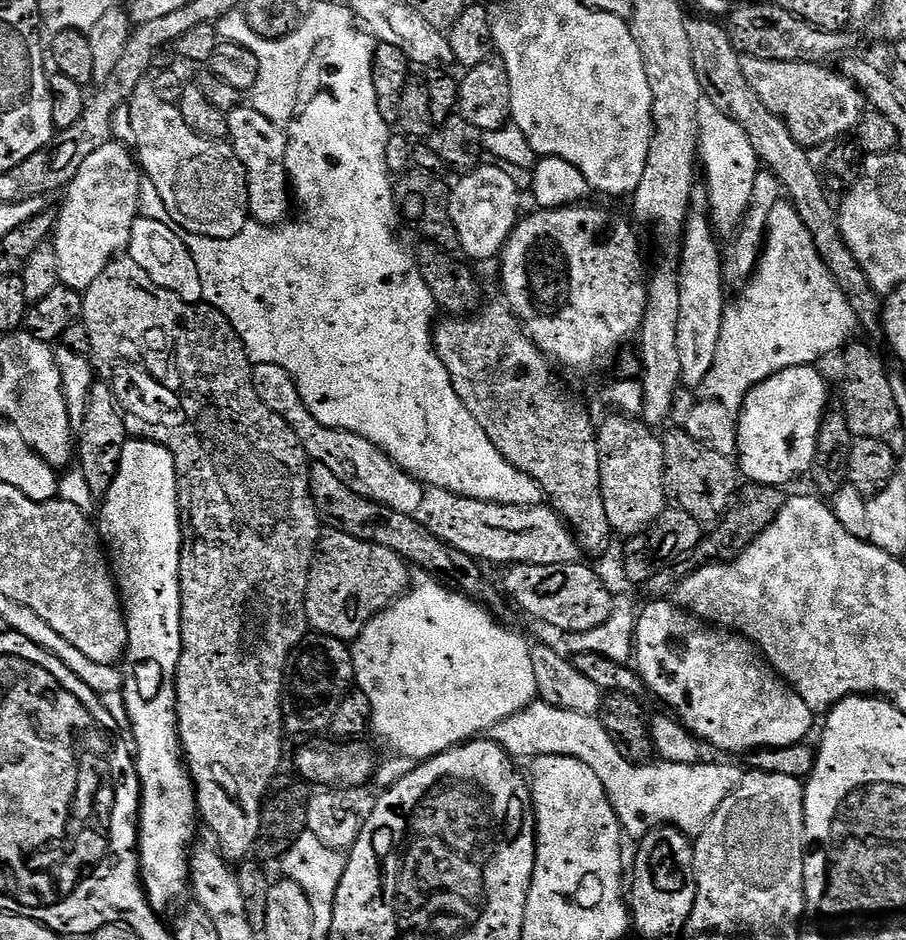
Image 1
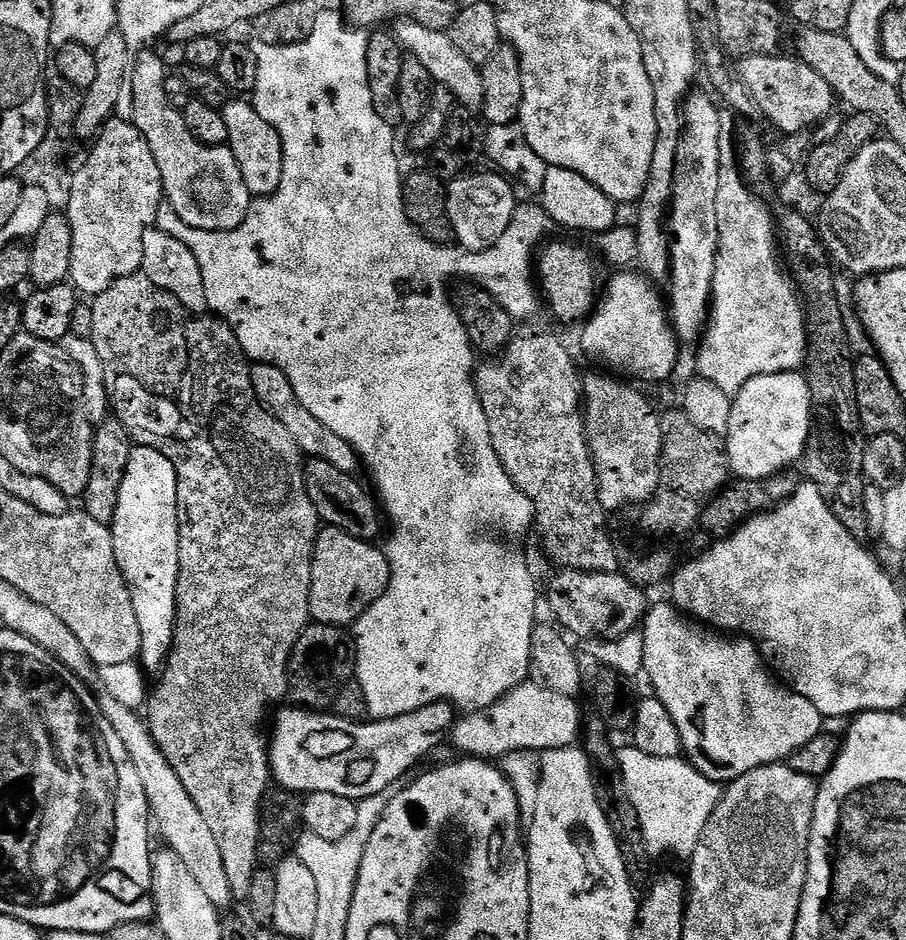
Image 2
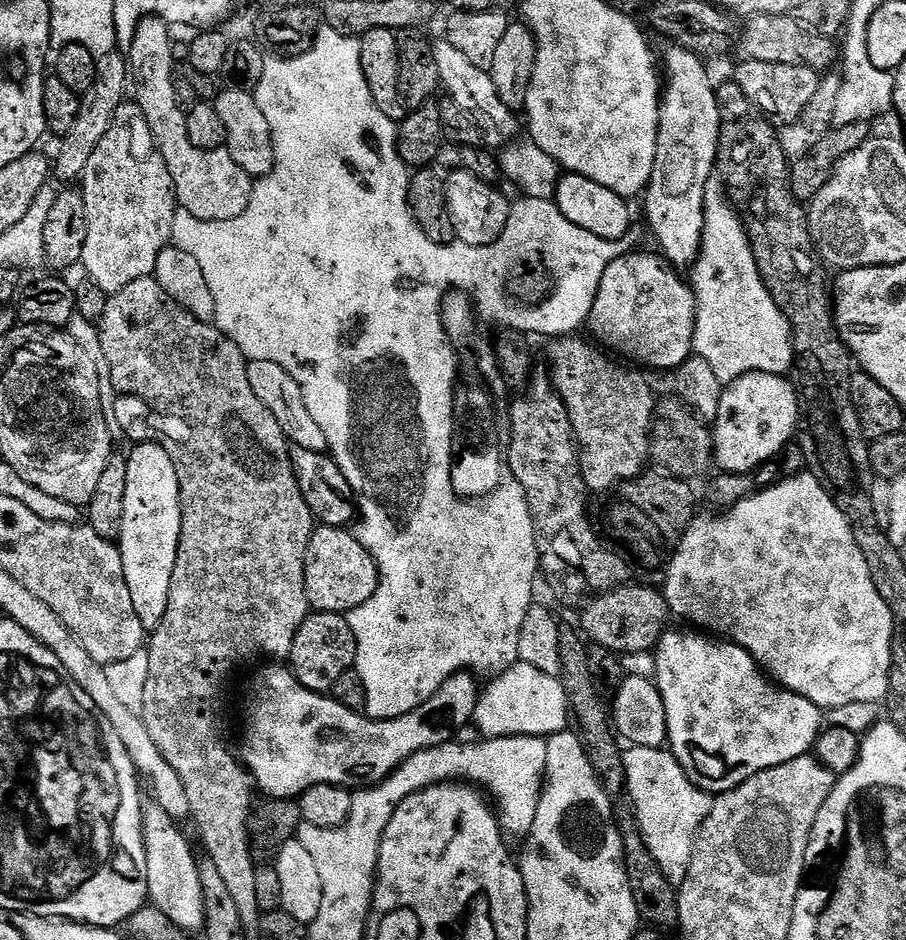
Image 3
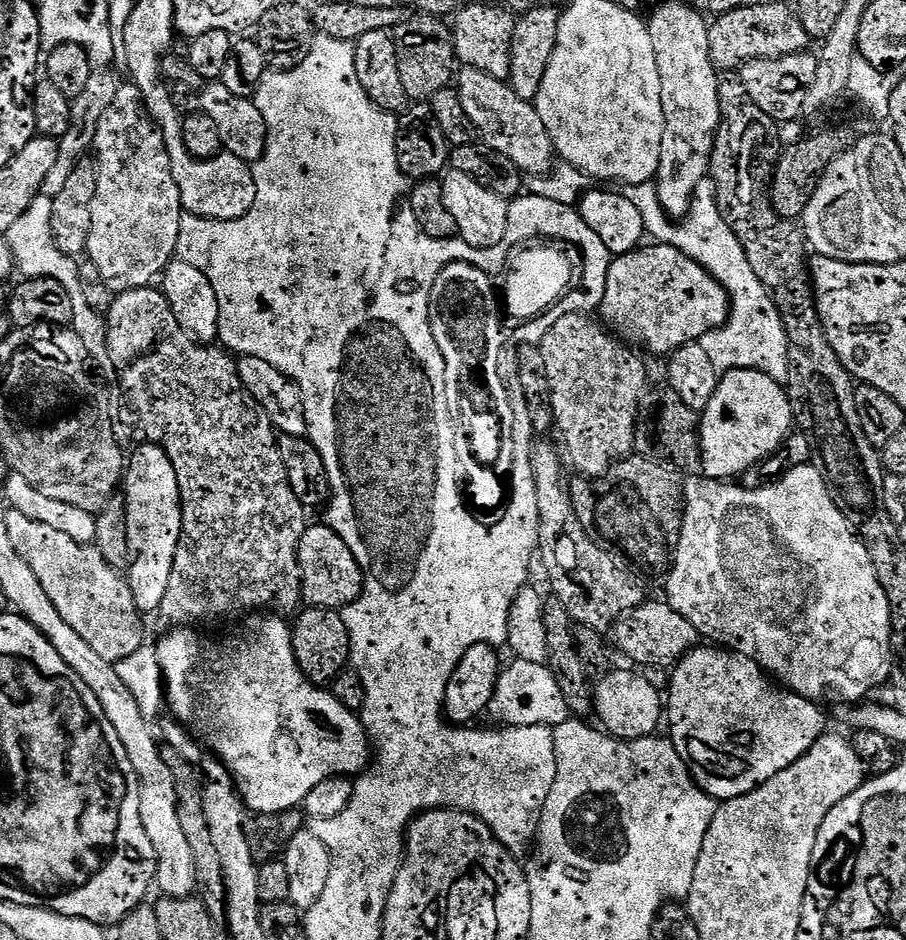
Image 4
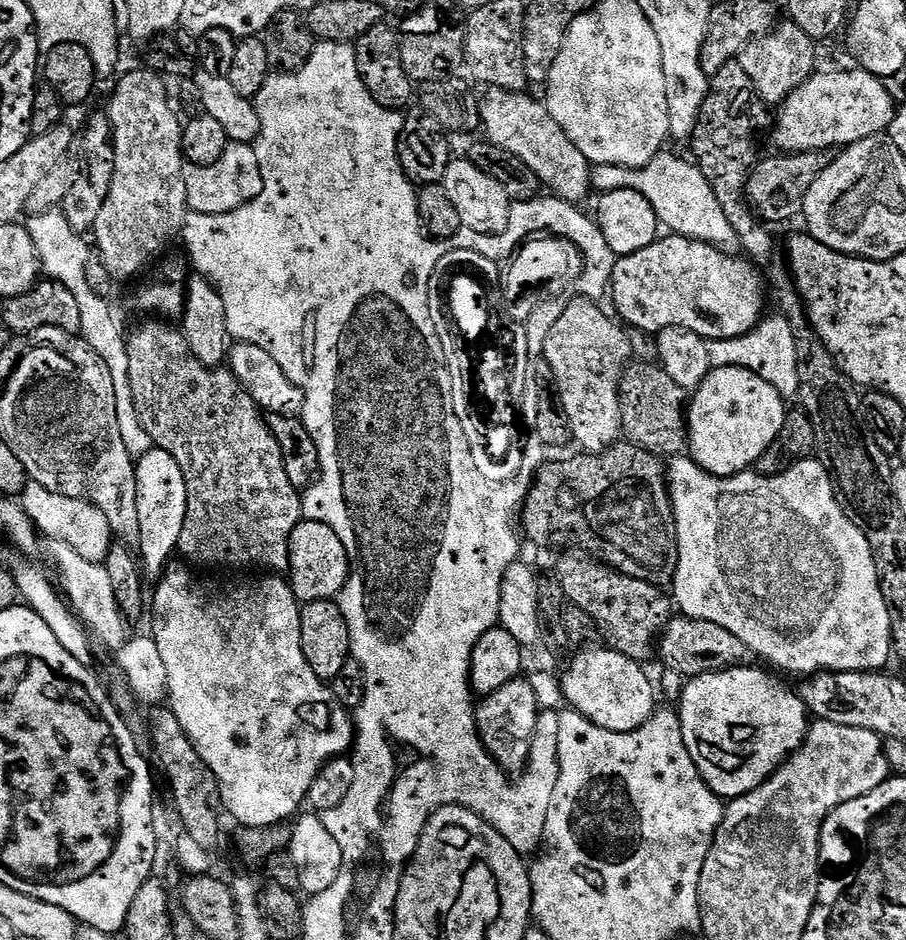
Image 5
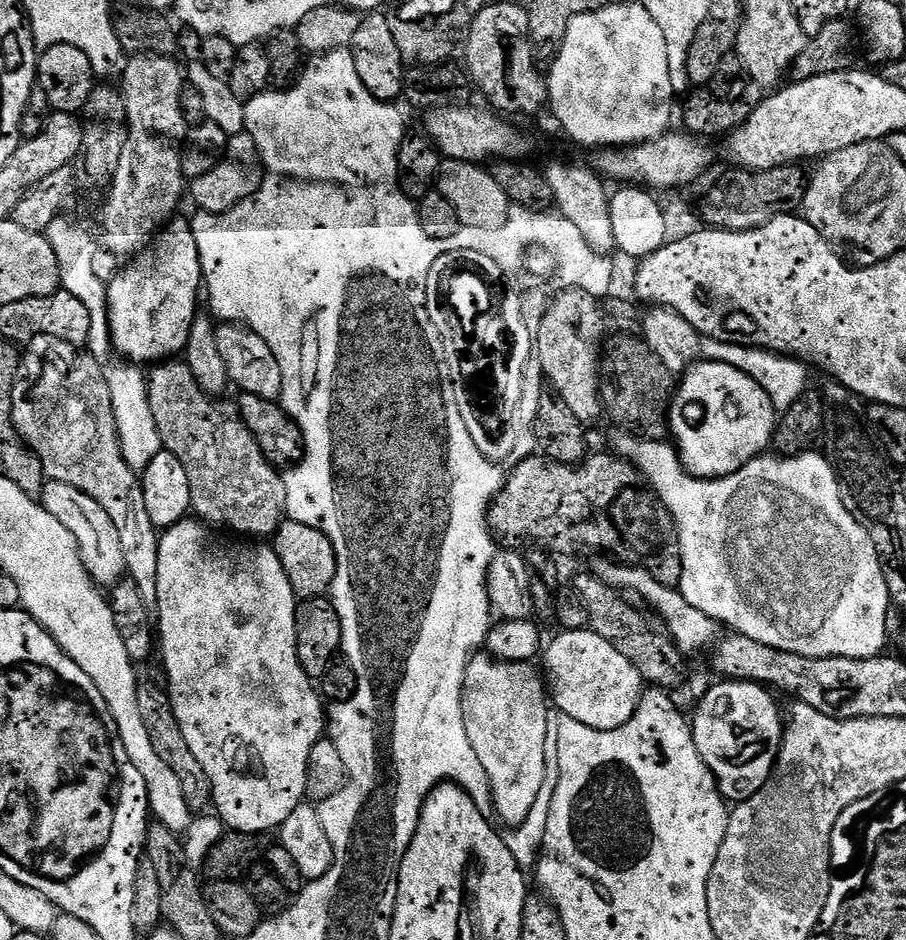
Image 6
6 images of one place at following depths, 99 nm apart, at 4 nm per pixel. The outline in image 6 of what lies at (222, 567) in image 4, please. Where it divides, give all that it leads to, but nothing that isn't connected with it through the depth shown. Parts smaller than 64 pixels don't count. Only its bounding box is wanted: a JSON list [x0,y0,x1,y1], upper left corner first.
[146,358,288,538]

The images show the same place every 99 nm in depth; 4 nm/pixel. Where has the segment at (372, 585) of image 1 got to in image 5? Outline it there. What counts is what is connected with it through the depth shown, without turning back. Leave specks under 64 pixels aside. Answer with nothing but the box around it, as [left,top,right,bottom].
[287,519,350,604]

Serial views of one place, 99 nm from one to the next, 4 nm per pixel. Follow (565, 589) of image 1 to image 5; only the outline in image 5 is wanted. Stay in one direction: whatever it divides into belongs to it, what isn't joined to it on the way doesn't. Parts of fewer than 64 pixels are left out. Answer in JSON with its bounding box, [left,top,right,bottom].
[658,614,750,678]

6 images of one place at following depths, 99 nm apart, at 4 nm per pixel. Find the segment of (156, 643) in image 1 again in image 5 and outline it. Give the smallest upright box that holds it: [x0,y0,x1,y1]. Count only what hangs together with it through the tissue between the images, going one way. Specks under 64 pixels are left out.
[136,446,186,582]

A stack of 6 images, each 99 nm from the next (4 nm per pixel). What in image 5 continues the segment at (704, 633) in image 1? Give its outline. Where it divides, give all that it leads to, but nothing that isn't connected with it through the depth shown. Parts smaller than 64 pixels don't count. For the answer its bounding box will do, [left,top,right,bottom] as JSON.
[678,667,810,798]

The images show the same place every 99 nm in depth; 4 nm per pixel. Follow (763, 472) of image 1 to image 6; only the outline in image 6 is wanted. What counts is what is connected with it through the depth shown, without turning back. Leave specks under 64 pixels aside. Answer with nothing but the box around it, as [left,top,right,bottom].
[670,359,778,480]

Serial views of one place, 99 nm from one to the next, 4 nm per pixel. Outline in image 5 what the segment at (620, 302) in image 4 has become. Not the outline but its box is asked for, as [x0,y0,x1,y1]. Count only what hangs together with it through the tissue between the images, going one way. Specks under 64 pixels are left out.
[610,234,766,341]

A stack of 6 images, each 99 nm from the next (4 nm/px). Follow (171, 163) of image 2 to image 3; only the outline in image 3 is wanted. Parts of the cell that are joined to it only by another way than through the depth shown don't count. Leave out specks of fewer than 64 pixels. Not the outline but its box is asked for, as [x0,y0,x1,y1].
[126,16,253,220]

